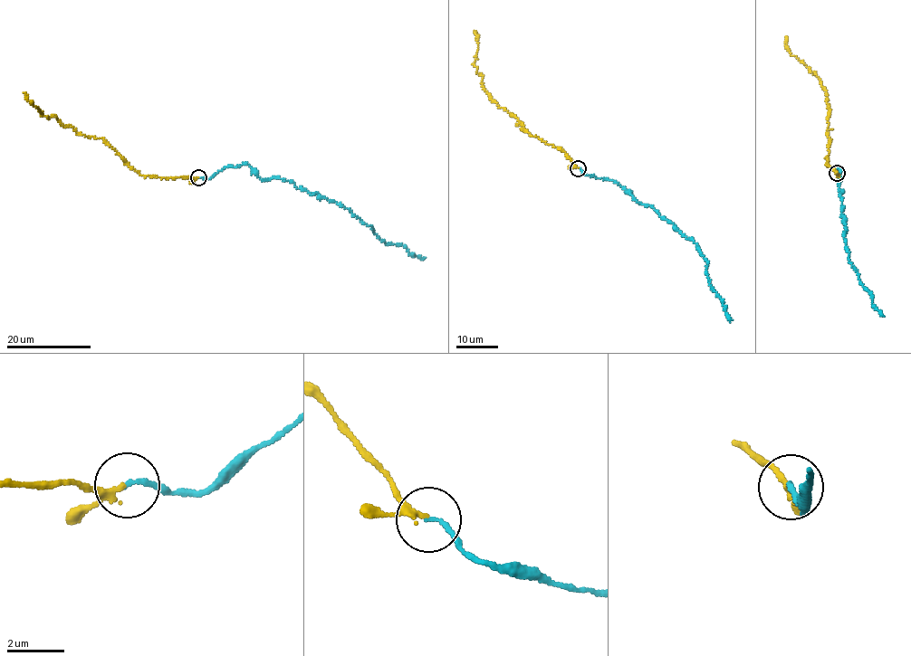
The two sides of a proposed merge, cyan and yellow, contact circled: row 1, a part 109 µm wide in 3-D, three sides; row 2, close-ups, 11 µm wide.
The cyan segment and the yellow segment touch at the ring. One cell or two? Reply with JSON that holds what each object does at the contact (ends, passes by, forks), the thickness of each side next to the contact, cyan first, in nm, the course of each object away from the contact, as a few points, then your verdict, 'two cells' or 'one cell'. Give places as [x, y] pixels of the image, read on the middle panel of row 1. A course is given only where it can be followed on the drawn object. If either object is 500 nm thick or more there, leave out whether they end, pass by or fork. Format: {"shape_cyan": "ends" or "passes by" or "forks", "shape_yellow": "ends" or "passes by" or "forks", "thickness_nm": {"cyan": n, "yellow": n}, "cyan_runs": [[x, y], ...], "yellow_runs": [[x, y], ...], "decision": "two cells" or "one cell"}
{"shape_cyan": "ends", "shape_yellow": "passes by", "thickness_nm": {"cyan": 150, "yellow": 150}, "cyan_runs": [[578, 168], [615, 181], [636, 201], [653, 207], [685, 238], [691, 239], [707, 262], [706, 275], [729, 321]], "yellow_runs": [[578, 167], [562, 151], [532, 137], [524, 130], [522, 123], [492, 101], [474, 63], [478, 43], [474, 31]], "decision": "one cell"}

